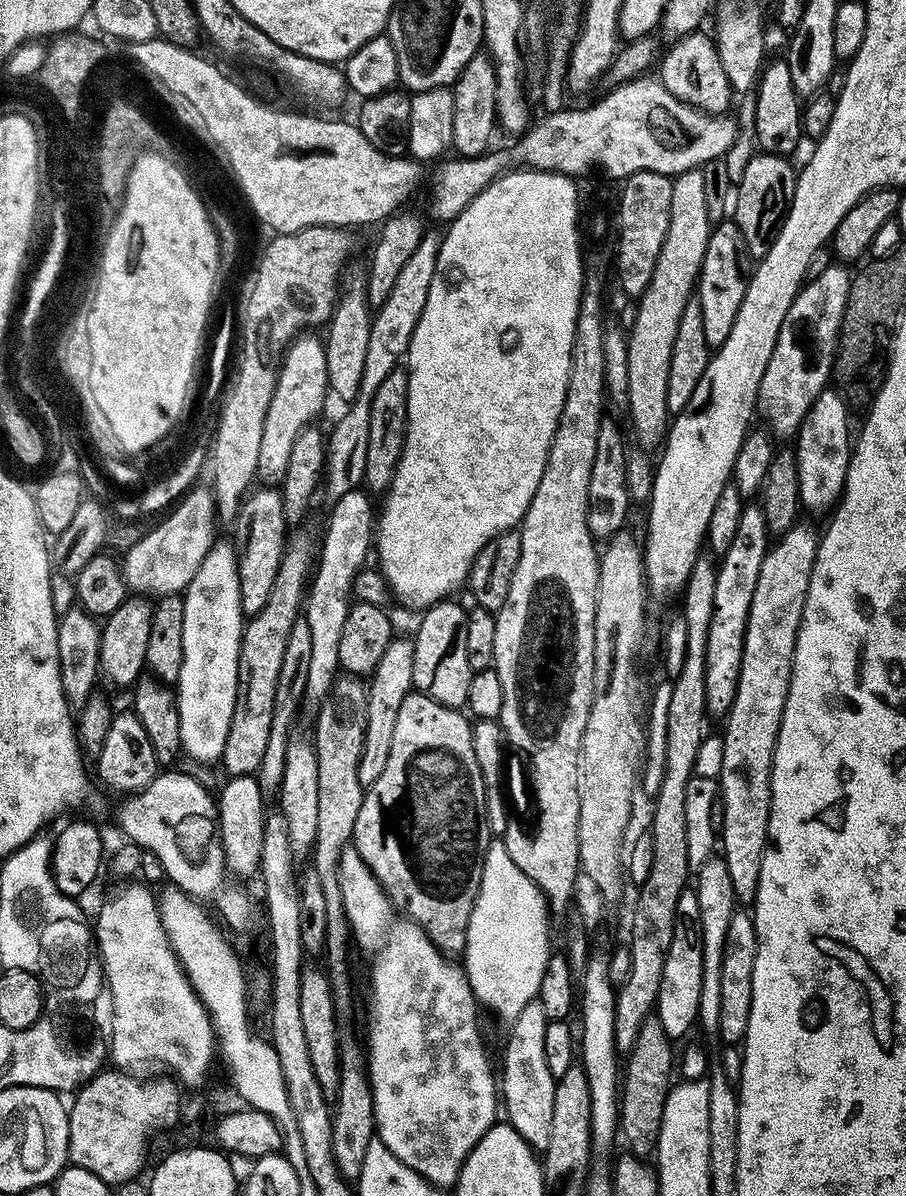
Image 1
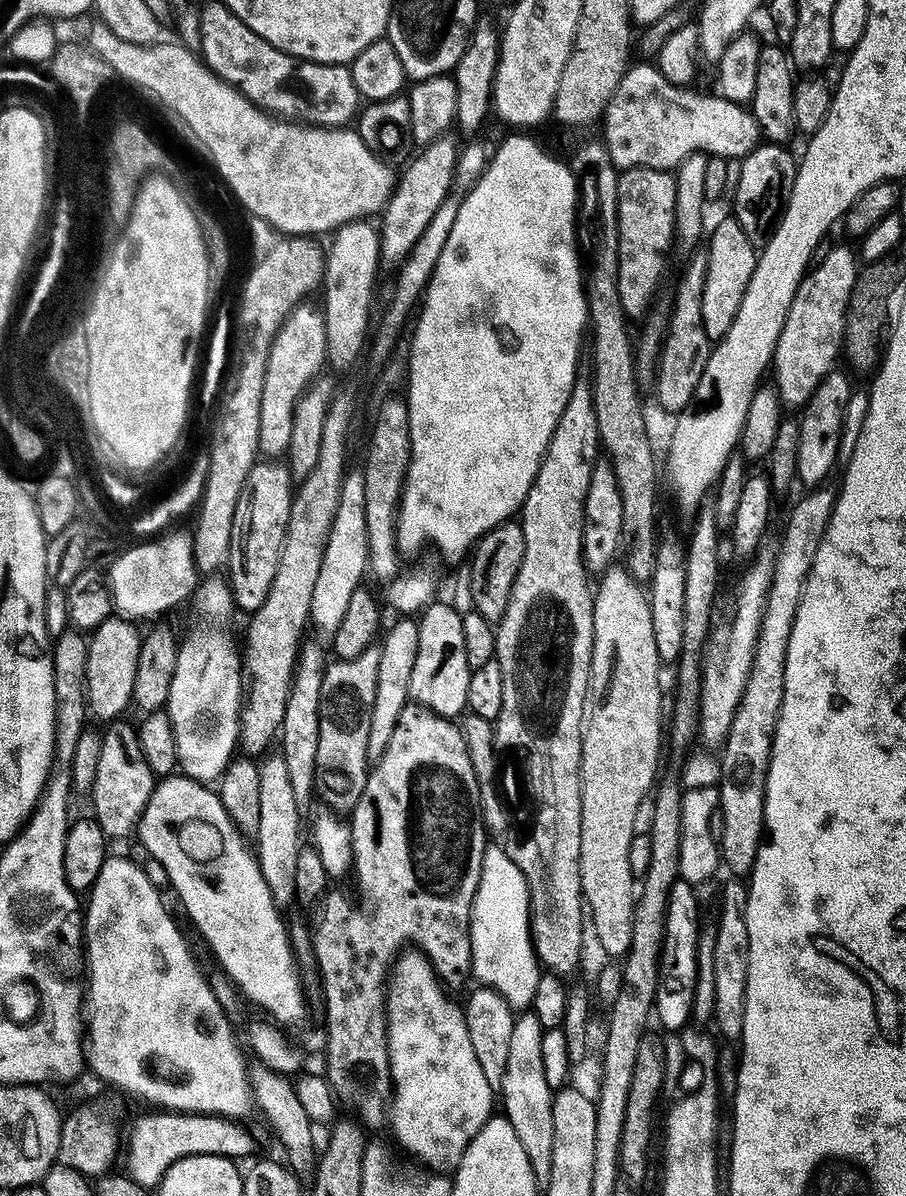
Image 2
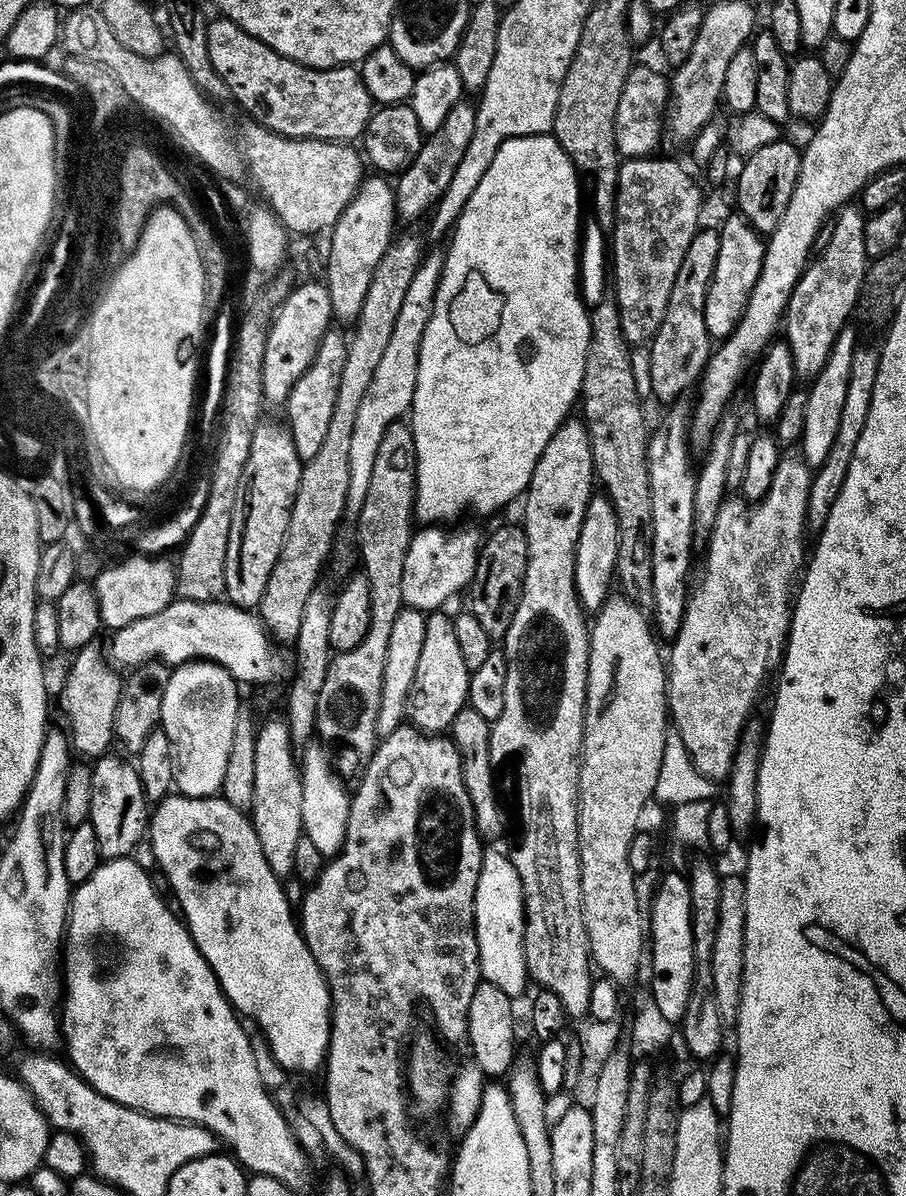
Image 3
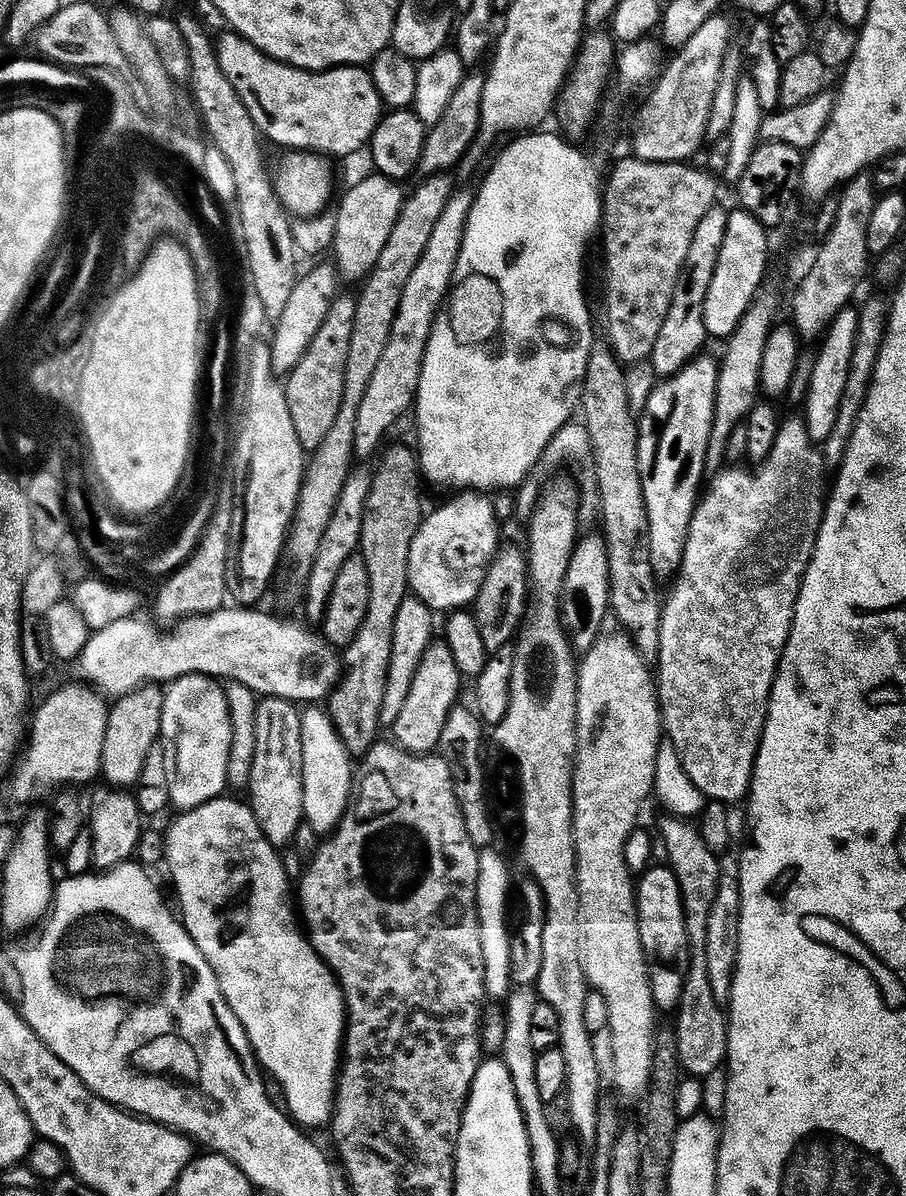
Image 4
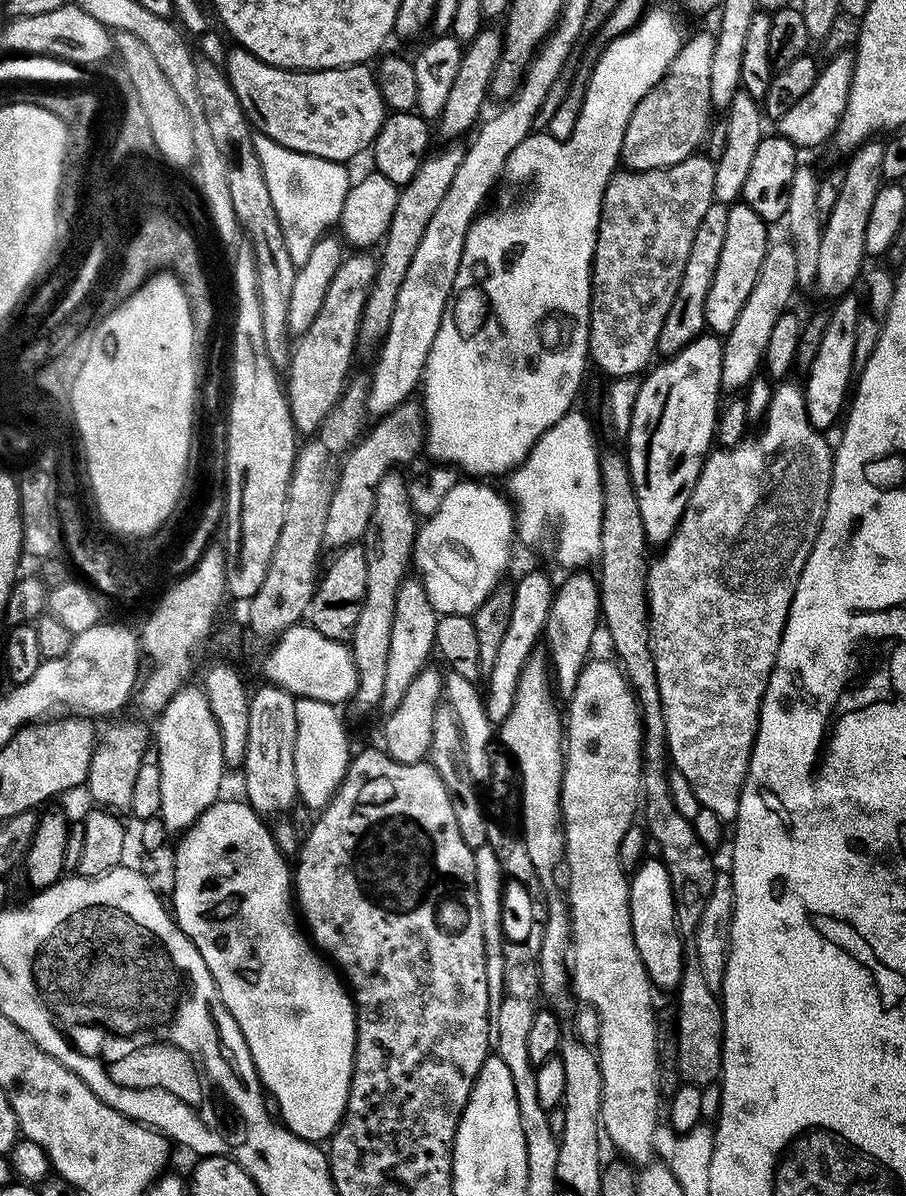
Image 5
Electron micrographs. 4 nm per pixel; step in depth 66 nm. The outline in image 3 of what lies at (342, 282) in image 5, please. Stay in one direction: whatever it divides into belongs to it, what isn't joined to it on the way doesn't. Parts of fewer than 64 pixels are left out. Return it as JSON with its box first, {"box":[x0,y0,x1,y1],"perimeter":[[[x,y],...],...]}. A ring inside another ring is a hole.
{"box":[283,330,348,462],"perimeter":[[[330,330],[318,342],[318,350],[314,360],[302,378],[294,382],[288,395],[288,401],[283,405],[283,411],[288,411],[286,427],[292,435],[294,450],[298,450],[301,462],[314,458],[314,453],[322,447],[324,435],[330,427],[330,417],[334,415],[334,402],[338,399],[338,382],[342,382],[342,362],[346,362],[346,346],[348,345],[345,333]]]}

